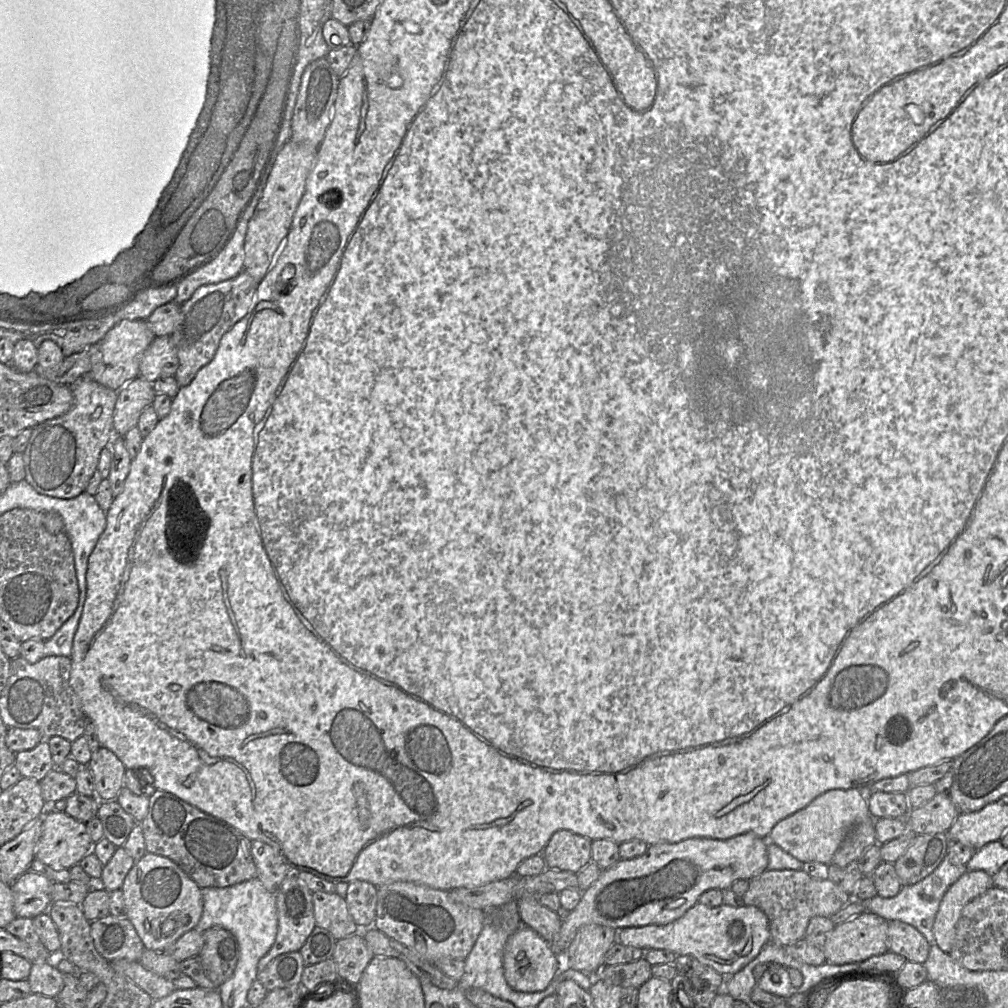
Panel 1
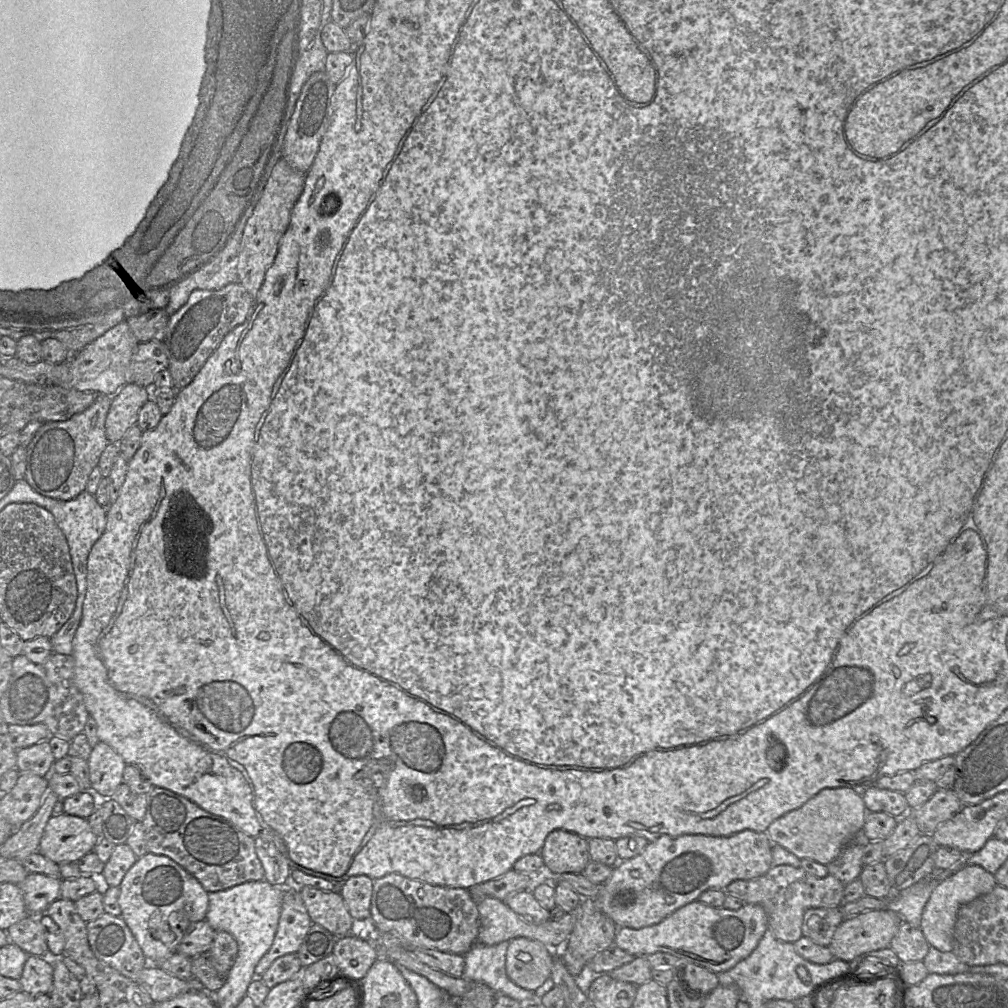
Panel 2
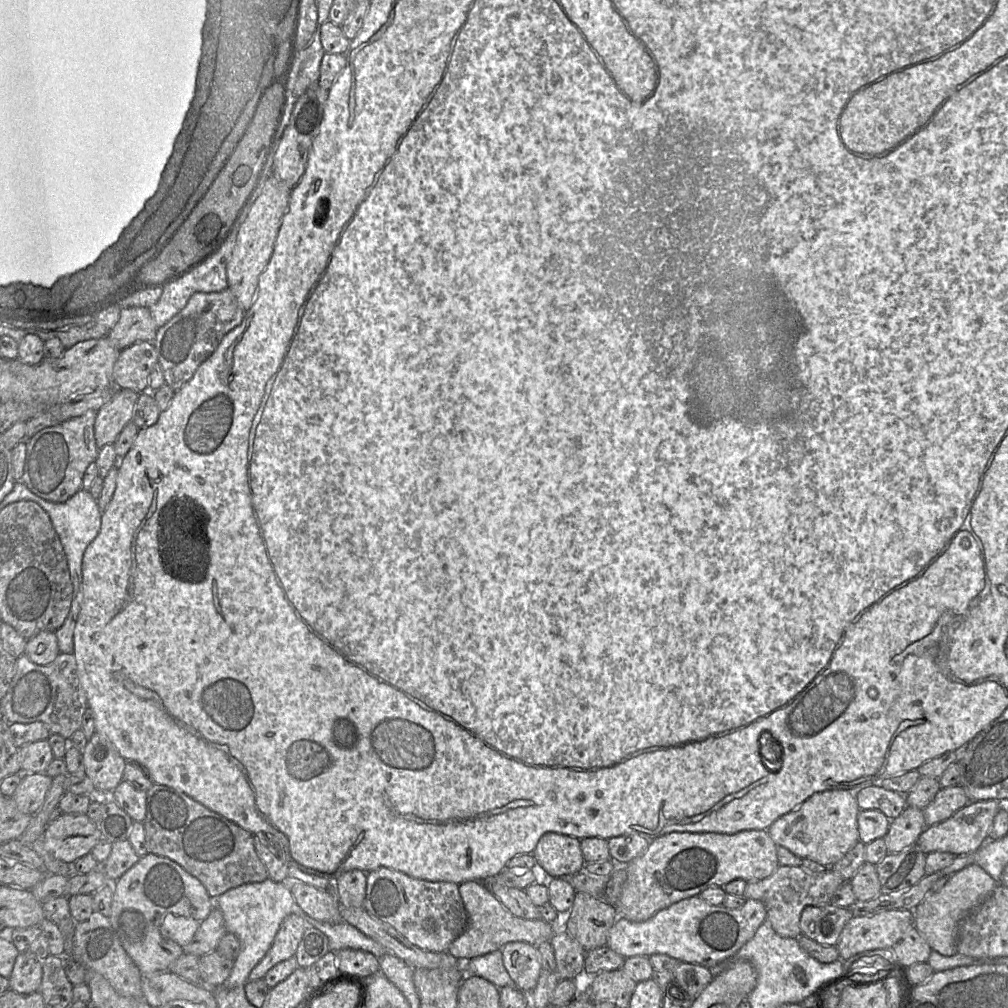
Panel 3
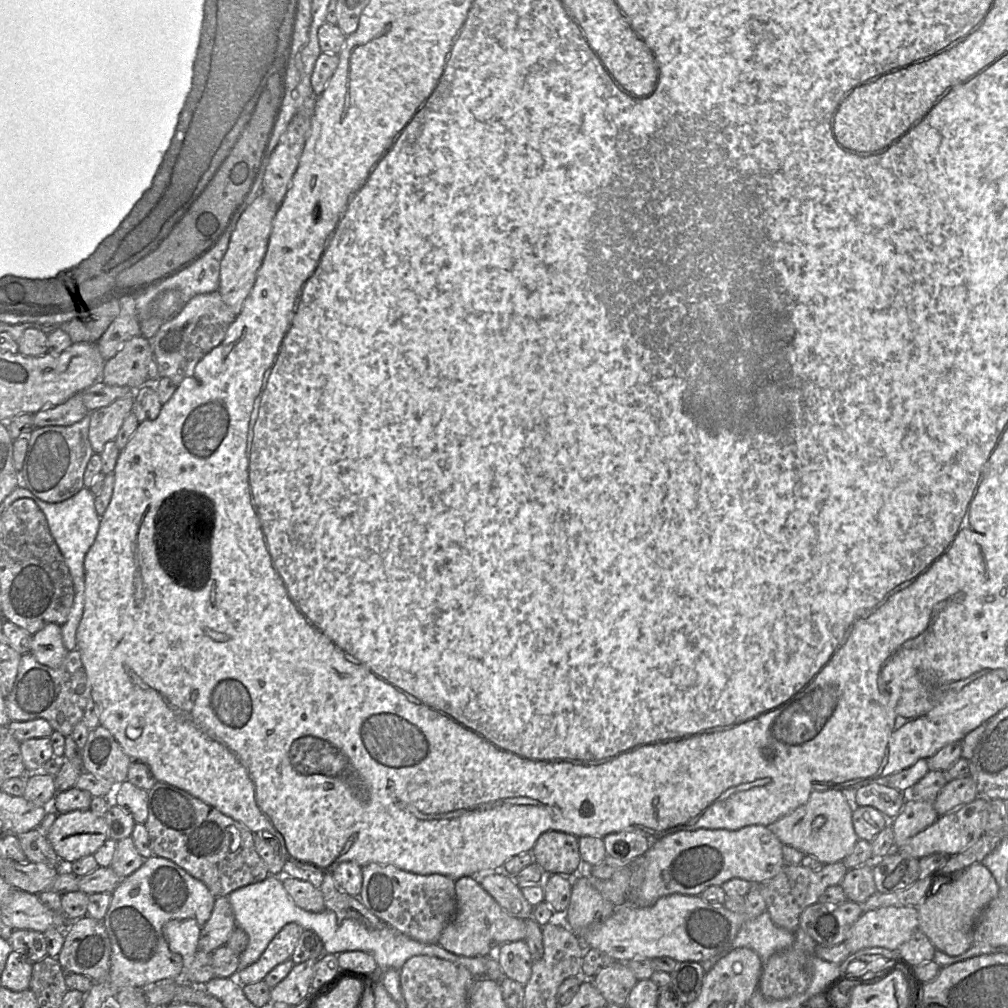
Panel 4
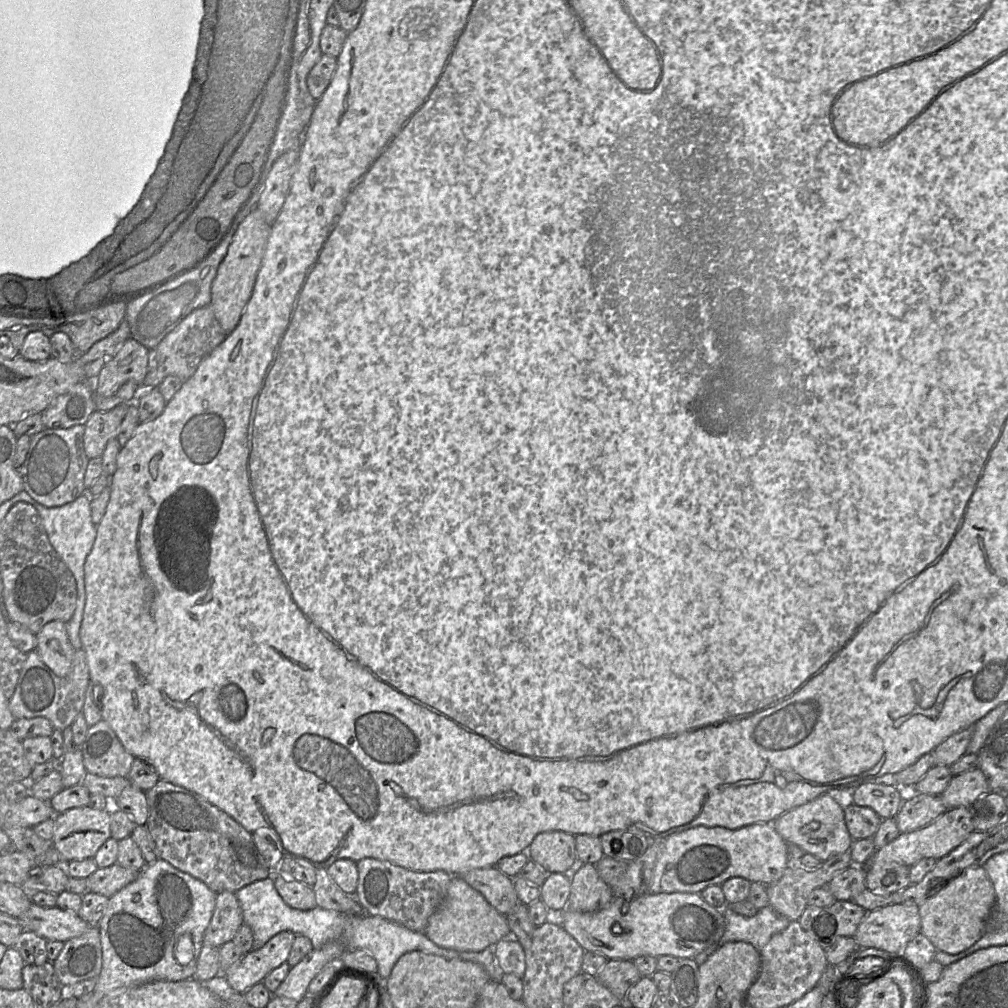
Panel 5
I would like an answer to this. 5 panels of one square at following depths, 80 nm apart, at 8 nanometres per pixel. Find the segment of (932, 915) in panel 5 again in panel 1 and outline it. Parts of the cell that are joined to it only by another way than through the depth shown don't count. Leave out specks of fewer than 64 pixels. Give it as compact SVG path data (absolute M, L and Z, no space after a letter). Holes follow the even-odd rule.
M983 870L965 872L943 896L933 924L936 945L949 954L964 906L993 887L992 876Z

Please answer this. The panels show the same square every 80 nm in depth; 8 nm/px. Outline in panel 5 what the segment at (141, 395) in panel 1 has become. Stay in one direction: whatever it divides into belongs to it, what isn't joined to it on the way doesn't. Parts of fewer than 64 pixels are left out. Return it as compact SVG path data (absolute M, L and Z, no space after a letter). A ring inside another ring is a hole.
M121 404L109 411L94 411L85 424L84 450L89 459L102 457L107 443L116 439L129 404Z

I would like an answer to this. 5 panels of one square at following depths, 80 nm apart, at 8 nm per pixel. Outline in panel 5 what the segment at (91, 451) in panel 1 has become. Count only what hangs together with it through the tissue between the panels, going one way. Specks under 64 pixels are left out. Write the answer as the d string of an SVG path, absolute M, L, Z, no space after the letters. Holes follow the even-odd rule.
M85 425L70 428L45 428L30 436L30 445L19 468L23 490L45 507L58 507L86 494L85 472L89 463L84 445Z

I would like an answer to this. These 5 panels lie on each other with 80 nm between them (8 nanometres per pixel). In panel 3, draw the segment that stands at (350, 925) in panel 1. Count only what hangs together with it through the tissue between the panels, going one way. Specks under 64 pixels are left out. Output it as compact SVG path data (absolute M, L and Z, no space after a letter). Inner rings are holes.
M290 879L290 891L302 910L311 918L322 922L339 923L342 920L341 905L336 894Z

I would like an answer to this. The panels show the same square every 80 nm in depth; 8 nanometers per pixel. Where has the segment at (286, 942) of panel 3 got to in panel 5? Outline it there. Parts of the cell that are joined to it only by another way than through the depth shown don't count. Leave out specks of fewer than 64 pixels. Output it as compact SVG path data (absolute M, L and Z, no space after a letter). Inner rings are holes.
M283 931L272 937L260 949L246 953L239 962L223 974L230 986L239 993L244 993L274 969L287 962L296 935Z

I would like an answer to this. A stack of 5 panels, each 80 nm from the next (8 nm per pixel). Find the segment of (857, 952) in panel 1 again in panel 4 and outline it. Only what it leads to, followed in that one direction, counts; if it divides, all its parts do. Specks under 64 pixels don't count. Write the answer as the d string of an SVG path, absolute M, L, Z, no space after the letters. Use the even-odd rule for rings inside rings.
M881 907L863 912L844 944L850 953L871 948L898 951L918 929L917 907Z

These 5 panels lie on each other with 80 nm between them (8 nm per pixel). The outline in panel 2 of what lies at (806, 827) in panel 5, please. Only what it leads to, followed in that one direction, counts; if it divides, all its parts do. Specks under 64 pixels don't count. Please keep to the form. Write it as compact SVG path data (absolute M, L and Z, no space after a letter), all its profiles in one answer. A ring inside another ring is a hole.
M825 788L800 808L774 820L766 833L774 845L780 845L800 860L810 859L823 865L833 862L842 851L861 836L868 811L862 794L852 788Z

